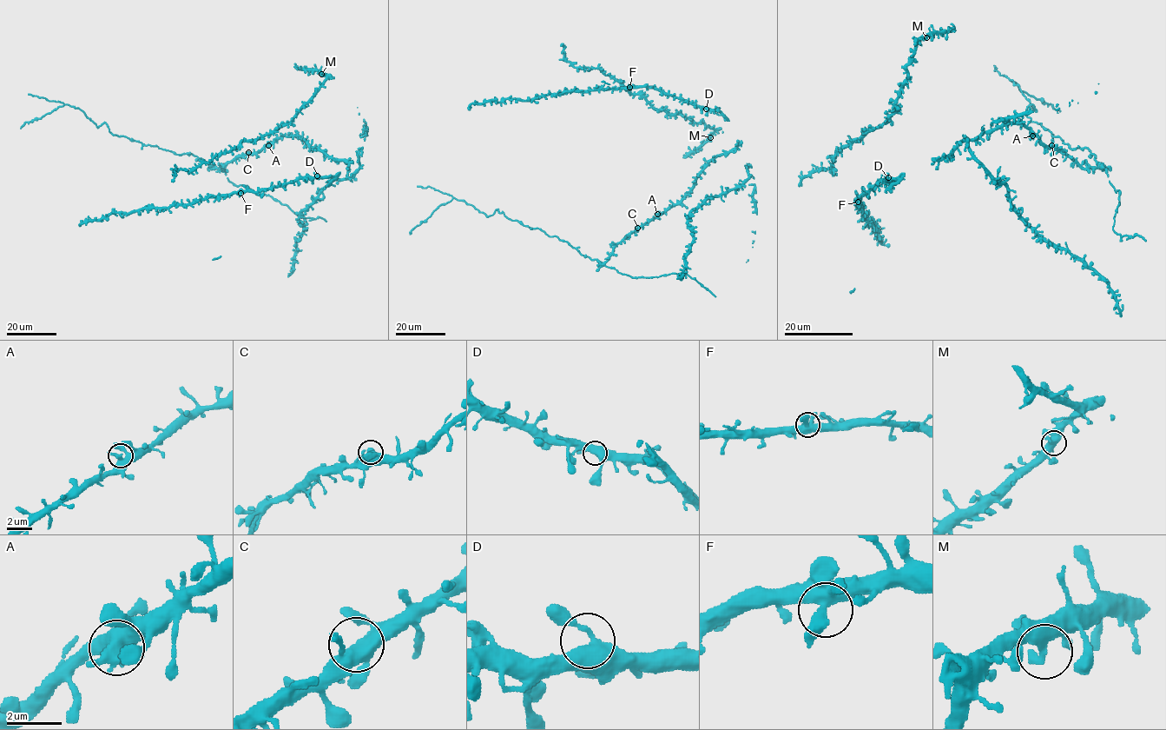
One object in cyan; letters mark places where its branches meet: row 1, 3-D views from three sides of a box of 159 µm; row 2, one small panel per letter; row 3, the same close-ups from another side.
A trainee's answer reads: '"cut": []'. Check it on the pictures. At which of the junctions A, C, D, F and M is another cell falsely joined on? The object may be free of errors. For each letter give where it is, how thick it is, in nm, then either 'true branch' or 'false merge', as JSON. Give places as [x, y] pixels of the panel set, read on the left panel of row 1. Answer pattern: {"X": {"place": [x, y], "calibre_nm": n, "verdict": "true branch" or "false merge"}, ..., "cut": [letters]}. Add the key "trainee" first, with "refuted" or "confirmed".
{"trainee": "confirmed", "A": {"place": [268, 145], "calibre_nm": 380, "verdict": "true branch"}, "C": {"place": [248, 152], "calibre_nm": 400, "verdict": "true branch"}, "D": {"place": [317, 175], "calibre_nm": 420, "verdict": "true branch"}, "F": {"place": [240, 193], "calibre_nm": 400, "verdict": "true branch"}, "M": {"place": [321, 74], "calibre_nm": 400, "verdict": "true branch"}, "cut": []}

